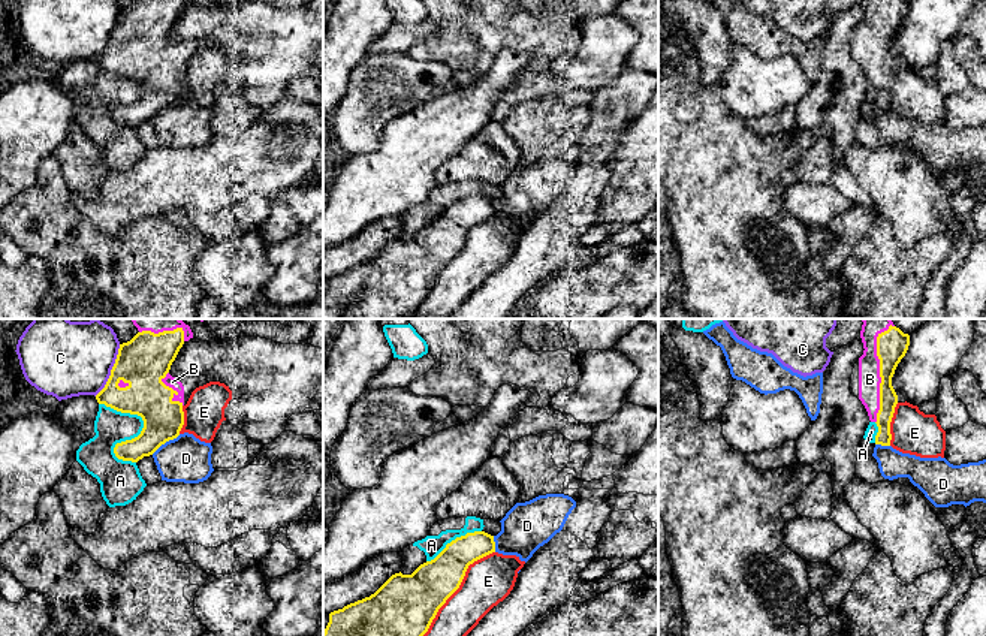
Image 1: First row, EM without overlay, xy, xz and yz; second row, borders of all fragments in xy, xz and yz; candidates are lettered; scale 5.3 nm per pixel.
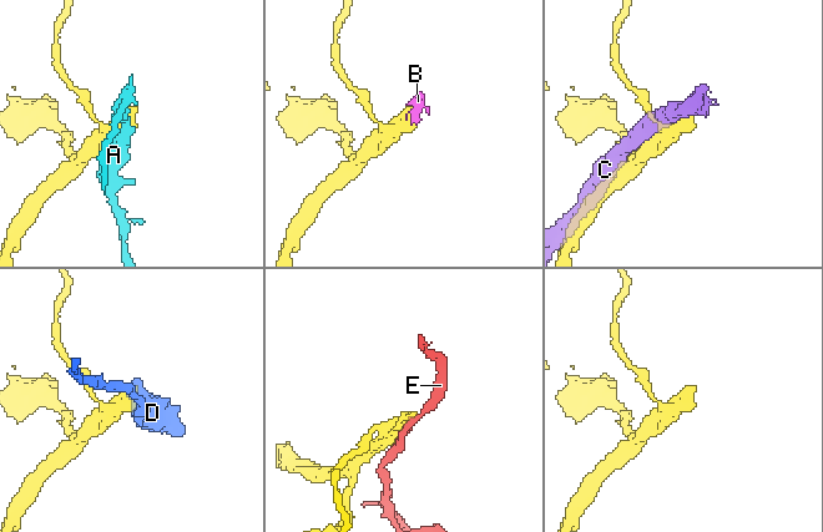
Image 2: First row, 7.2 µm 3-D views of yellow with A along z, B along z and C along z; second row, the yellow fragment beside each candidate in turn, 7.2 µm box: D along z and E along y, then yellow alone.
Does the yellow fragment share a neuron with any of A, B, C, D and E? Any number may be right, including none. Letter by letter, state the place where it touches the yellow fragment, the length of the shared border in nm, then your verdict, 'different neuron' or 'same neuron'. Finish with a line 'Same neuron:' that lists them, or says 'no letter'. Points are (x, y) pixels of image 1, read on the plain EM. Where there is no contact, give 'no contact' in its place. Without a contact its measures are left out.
A: contact xy (141, 96); length 380 nm; different neuron
B: contact yz (882, 44); length 480 nm; same neuron
C: contact xy (111, 35); length 320 nm; different neuron
D: contact xy (165, 106); length 190 nm; different neuron
E: contact xz (451, 259); length 700 nm; different neuron
Same neuron: B

